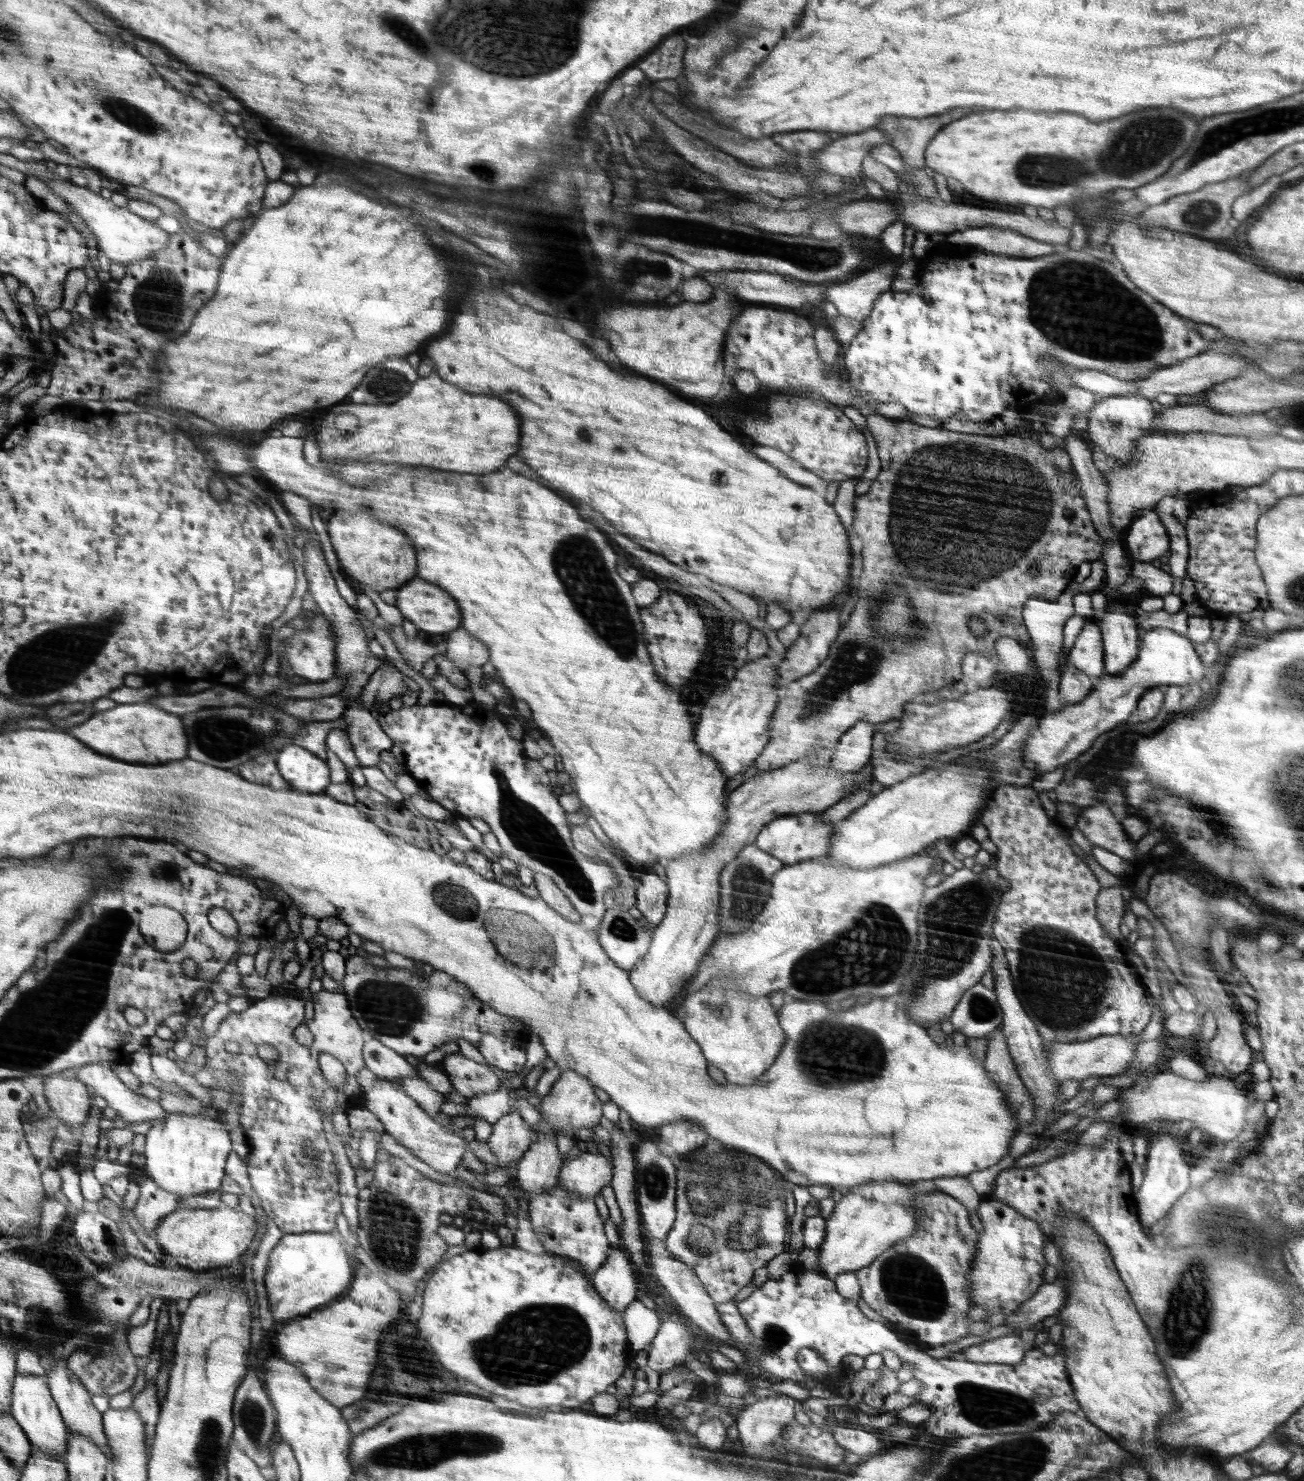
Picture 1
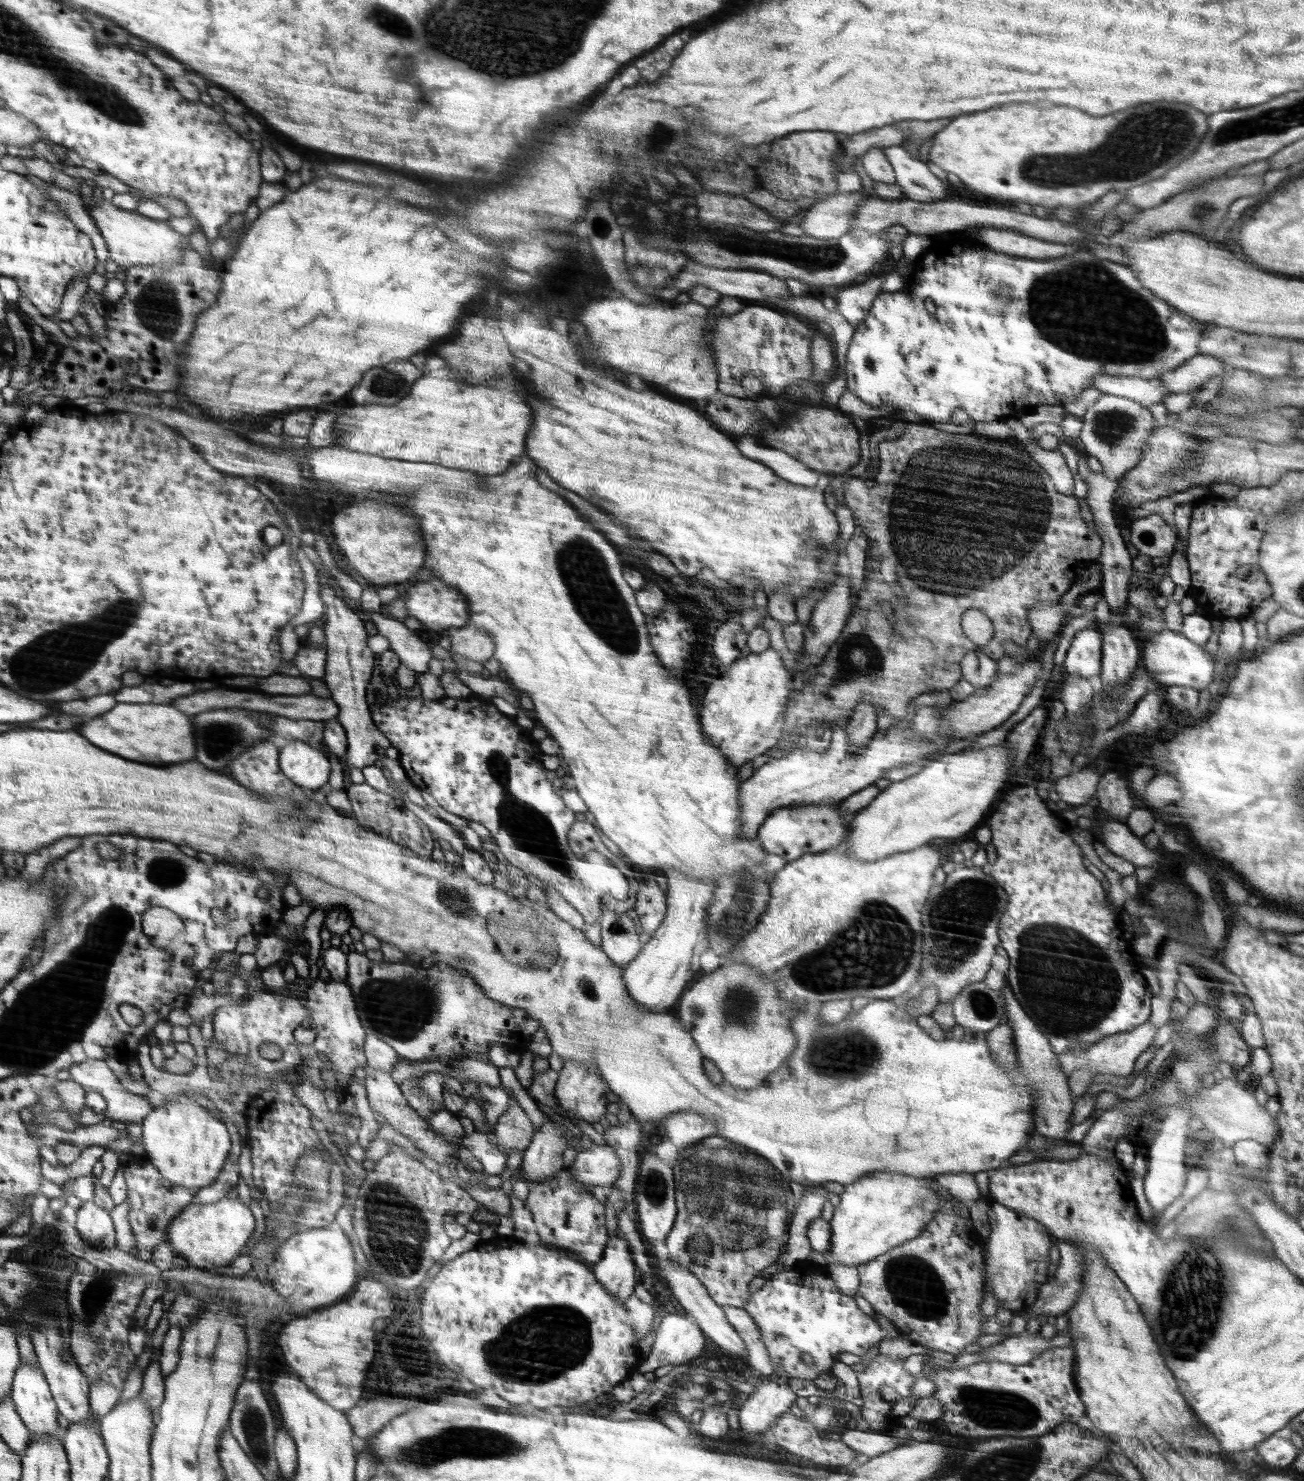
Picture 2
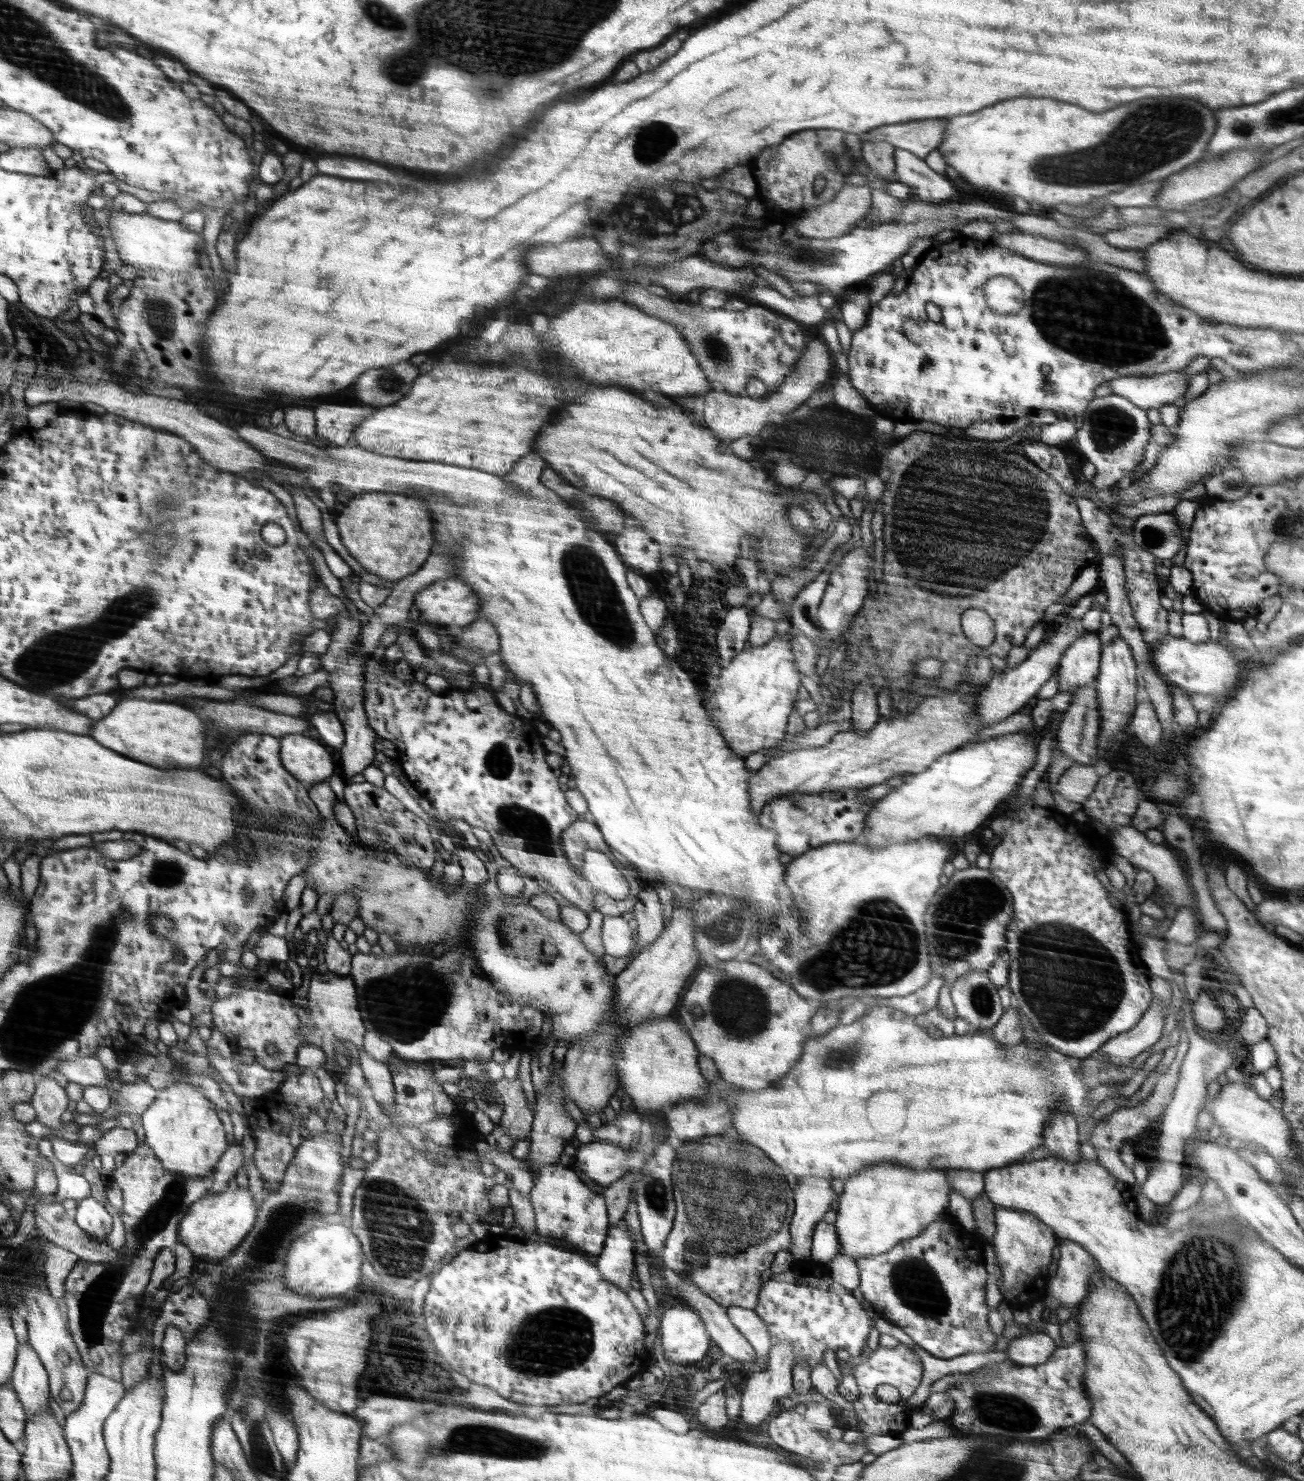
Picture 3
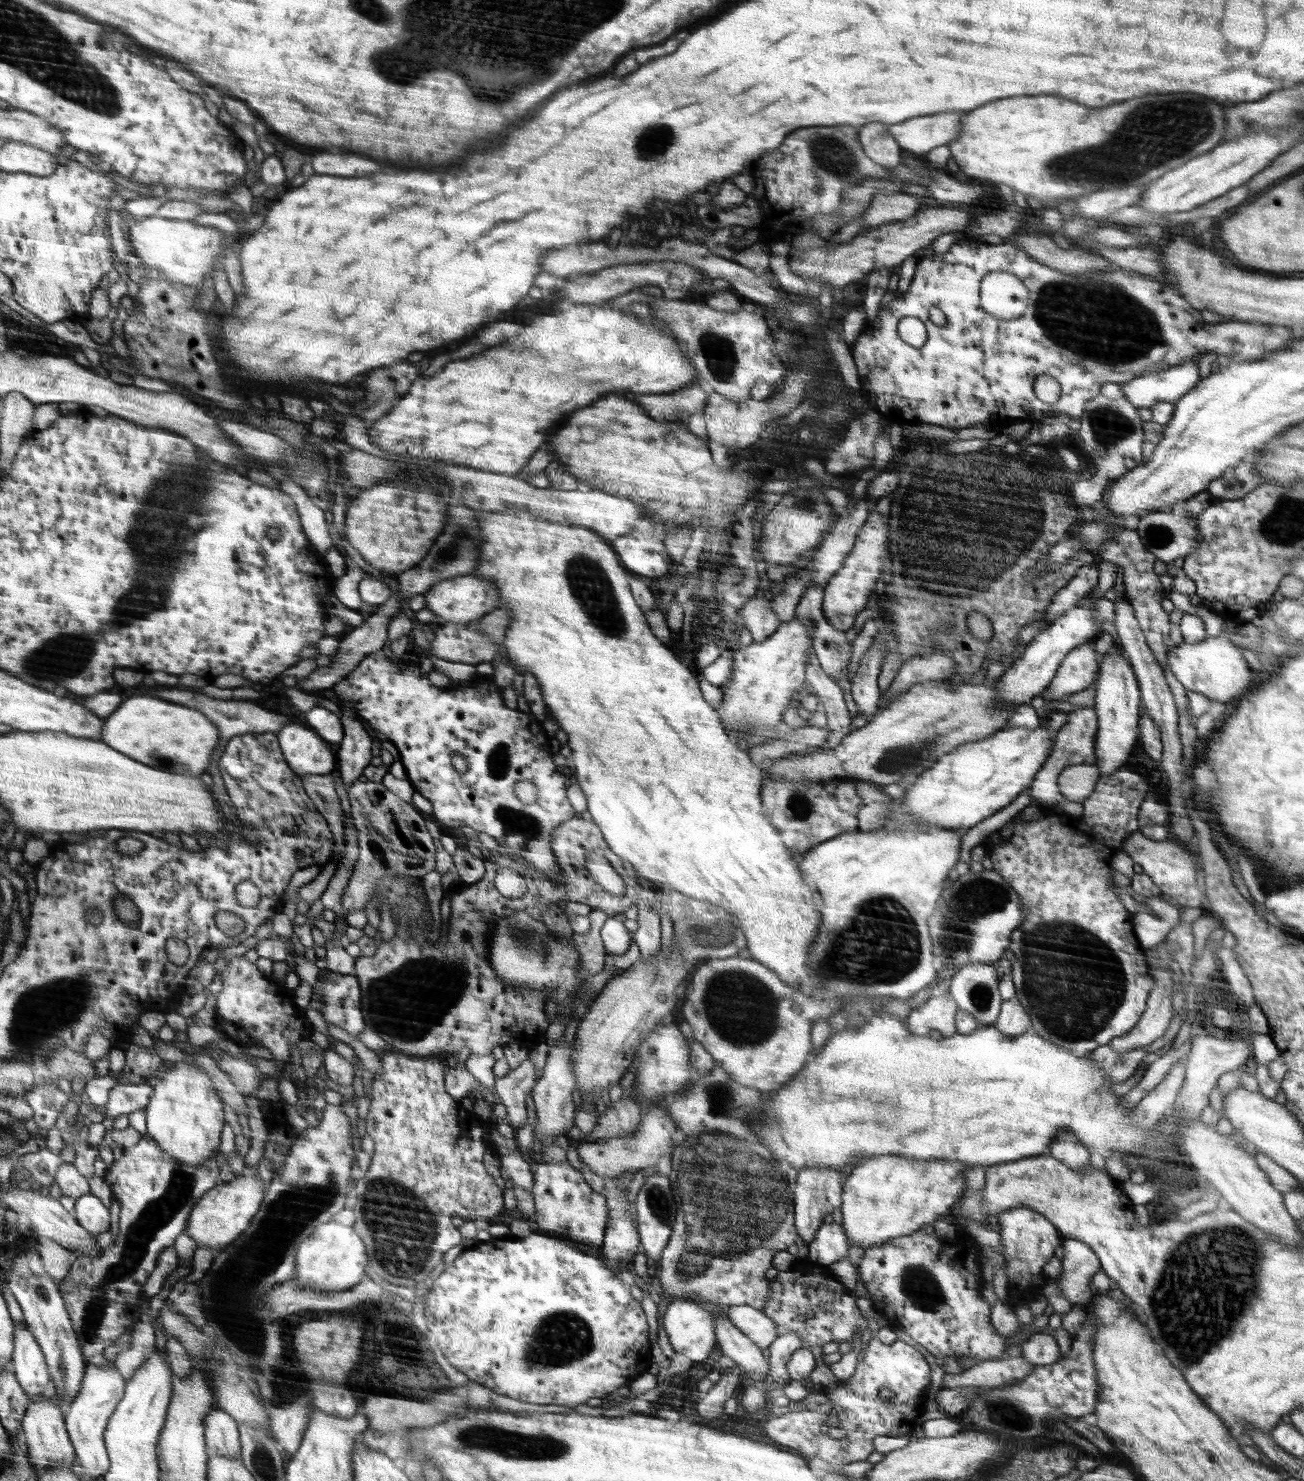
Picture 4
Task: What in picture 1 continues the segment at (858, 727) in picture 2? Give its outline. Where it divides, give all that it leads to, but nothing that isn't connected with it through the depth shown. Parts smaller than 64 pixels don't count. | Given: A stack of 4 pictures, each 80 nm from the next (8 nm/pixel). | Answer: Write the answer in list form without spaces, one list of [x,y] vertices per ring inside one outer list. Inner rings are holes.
[[[859,720],[840,737],[830,762],[837,772],[848,774],[866,766],[871,758],[875,725],[865,720]]]

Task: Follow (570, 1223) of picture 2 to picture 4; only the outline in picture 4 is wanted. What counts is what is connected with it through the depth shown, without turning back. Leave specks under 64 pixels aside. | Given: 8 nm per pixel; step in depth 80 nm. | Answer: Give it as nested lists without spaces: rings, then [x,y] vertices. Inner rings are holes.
[[[542,1160],[538,1164],[531,1189],[536,1216],[534,1228],[536,1230],[538,1226],[543,1234],[548,1232],[562,1240],[601,1248],[607,1230],[606,1220],[609,1220],[608,1200],[604,1195],[602,1198],[590,1198],[592,1188],[584,1182],[583,1175],[576,1167],[570,1166],[570,1161],[553,1164]]]

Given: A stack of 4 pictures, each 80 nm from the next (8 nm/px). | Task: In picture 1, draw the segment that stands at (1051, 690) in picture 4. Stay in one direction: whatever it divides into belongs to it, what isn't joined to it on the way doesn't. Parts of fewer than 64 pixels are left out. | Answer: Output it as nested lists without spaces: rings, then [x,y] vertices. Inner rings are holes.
[[[1092,620],[1088,621],[1075,643],[1065,656],[1068,662],[1076,665],[1088,676],[1100,676],[1105,667],[1105,642],[1102,642],[1100,628],[1092,626]]]

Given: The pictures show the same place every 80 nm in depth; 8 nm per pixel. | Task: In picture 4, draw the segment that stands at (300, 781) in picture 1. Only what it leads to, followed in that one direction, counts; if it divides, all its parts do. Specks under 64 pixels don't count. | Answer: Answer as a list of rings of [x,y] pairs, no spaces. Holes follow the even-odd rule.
[[[289,722],[279,733],[284,760],[297,774],[328,774],[334,768],[334,754],[328,744],[307,725]]]

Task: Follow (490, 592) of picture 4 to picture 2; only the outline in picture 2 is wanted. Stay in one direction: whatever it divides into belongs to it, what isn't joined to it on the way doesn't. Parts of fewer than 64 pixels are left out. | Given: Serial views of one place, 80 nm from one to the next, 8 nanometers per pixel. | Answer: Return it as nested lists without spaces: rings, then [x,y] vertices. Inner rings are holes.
[[[440,580],[414,583],[405,592],[408,616],[414,616],[425,630],[460,628],[468,622],[468,604],[462,594]]]

